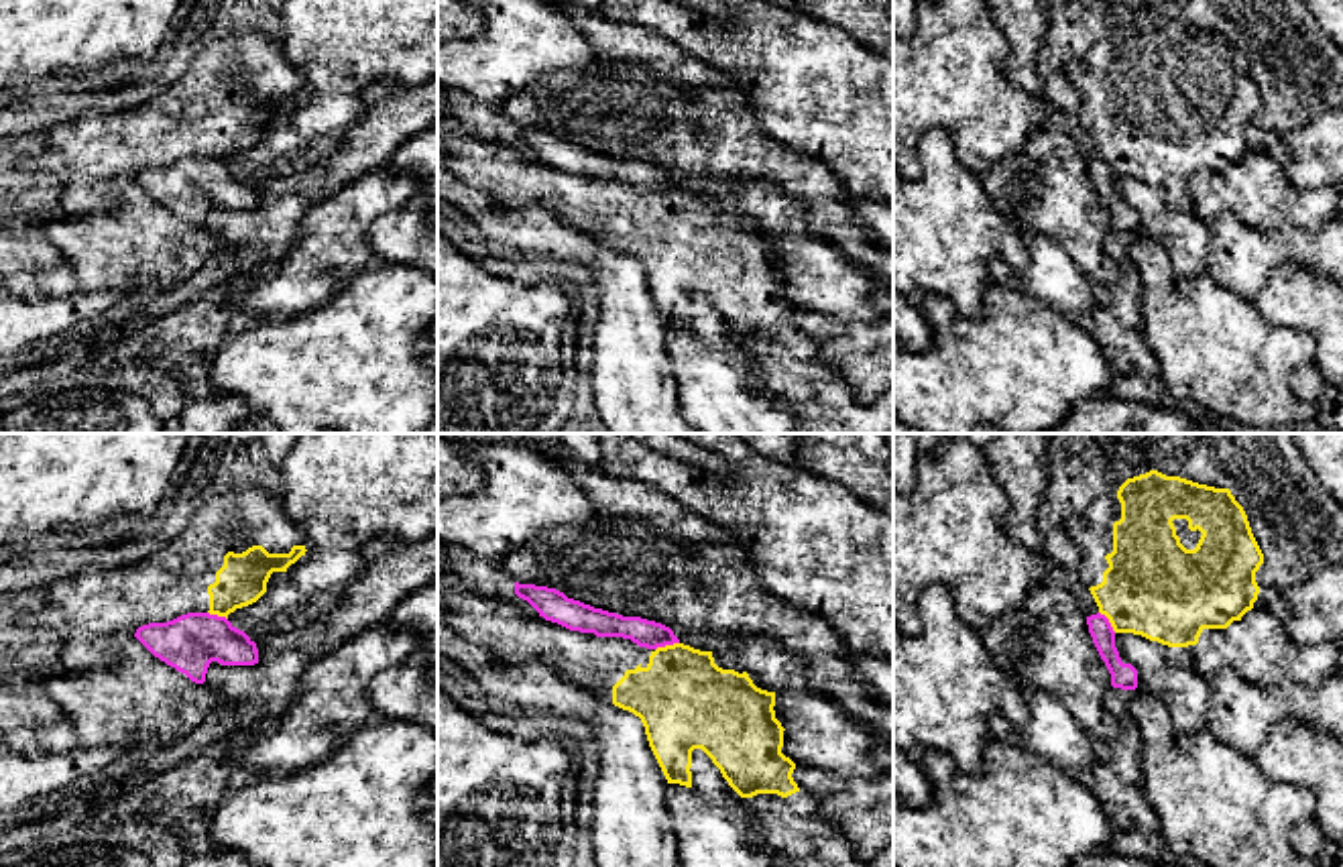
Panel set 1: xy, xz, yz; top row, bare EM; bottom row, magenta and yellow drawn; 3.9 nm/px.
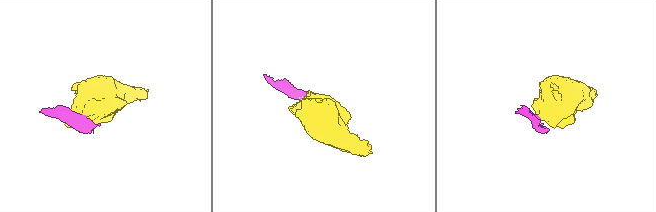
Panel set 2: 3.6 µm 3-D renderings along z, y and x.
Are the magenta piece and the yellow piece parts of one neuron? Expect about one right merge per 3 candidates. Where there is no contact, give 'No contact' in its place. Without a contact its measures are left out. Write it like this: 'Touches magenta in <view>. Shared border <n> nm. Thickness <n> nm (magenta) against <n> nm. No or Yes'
Touches magenta in xz. Shared border 100 nm. Thickness 110 nm (magenta) against 380 nm. No

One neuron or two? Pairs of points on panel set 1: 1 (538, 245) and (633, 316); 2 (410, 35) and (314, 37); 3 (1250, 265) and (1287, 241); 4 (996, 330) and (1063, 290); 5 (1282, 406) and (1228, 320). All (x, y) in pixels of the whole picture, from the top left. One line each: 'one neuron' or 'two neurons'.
1: one neuron
2: one neuron
3: one neuron
4: two neurons
5: one neuron

